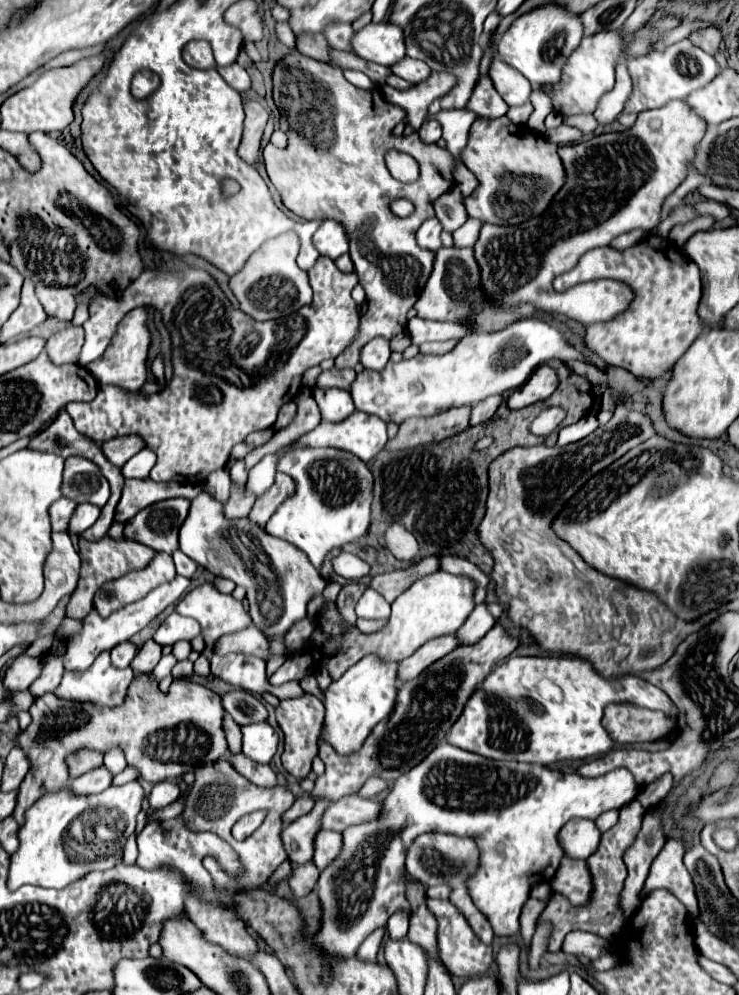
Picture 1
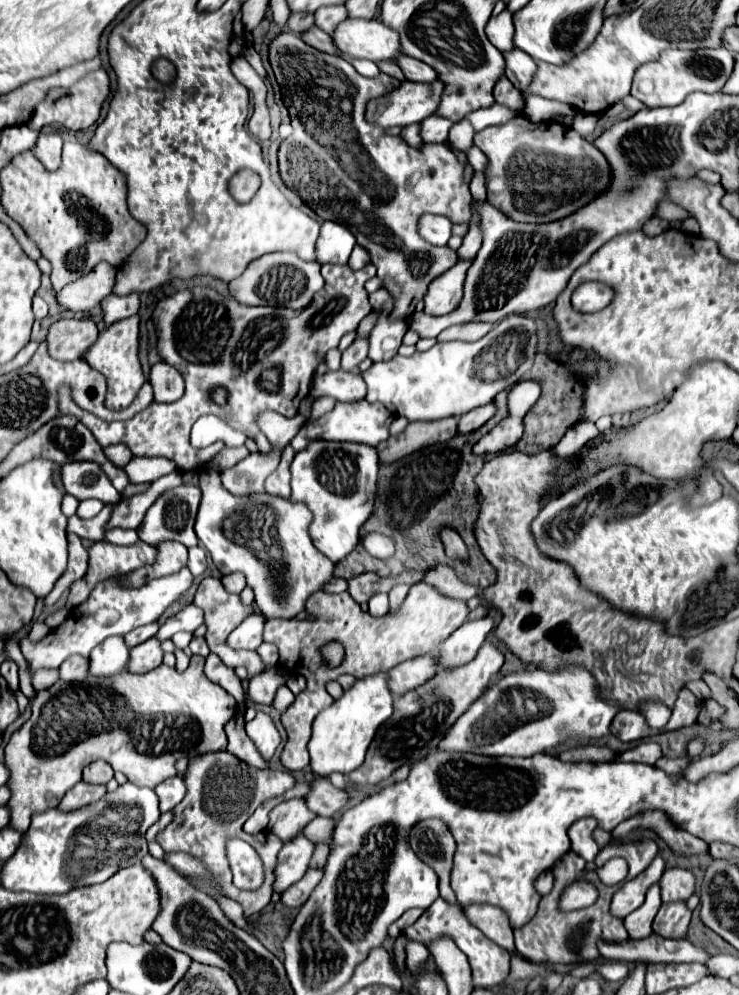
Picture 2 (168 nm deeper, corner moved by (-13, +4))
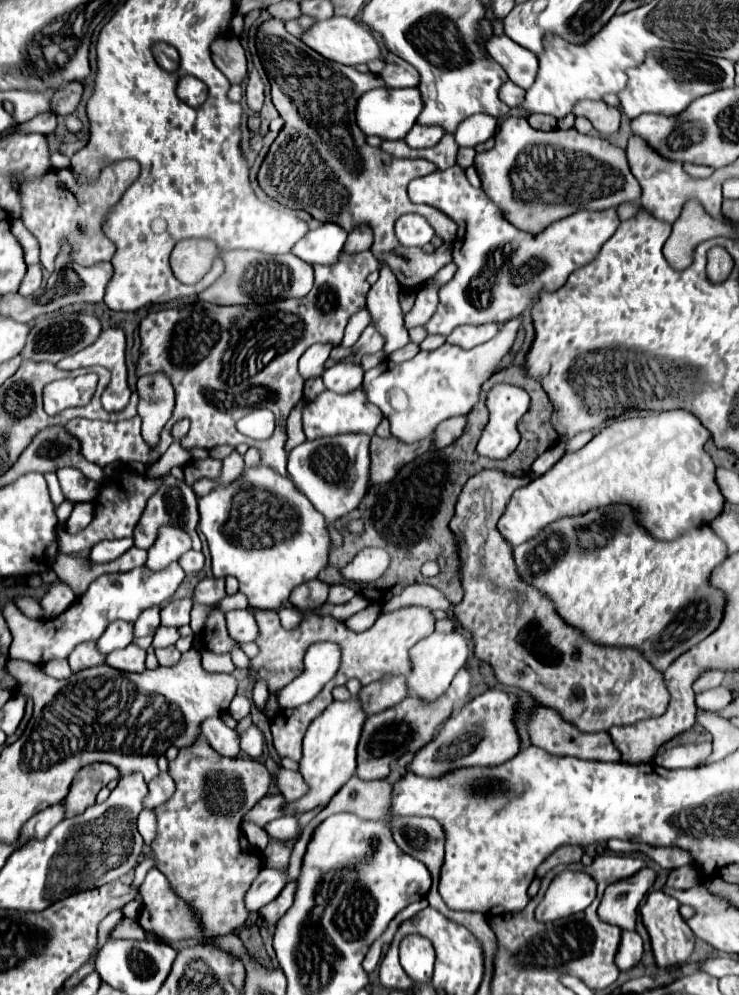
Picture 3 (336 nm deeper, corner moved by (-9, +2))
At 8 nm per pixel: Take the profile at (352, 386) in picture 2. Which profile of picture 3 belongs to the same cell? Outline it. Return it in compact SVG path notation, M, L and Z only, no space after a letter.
M336 363L334 367L326 369L322 379L326 389L334 393L350 393L362 385L362 367L354 363Z

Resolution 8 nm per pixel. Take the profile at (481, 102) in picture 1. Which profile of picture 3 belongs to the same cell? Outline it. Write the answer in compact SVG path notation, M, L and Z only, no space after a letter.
M506 81L506 83L502 85L502 89L500 89L500 99L502 99L510 109L514 109L514 107L518 107L518 105L522 103L524 93L526 93L526 91L522 91L518 85L514 85L512 81Z

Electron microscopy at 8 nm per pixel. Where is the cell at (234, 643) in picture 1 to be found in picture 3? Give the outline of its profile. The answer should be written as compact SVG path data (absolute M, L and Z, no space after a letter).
M248 609L226 613L226 621L228 621L228 633L234 641L238 641L238 643L256 641L258 625L254 621L254 615Z

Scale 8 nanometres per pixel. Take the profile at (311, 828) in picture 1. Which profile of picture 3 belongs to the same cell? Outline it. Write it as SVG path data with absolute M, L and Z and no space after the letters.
M264 867L262 873L256 877L256 881L252 883L252 887L246 893L246 907L250 911L260 911L266 903L274 901L278 897L278 893L284 889L284 885L288 883L288 871L280 871L280 869L272 869L272 867Z

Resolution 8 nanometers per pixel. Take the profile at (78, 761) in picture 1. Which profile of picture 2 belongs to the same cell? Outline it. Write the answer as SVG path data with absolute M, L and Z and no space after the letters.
M94 761L86 767L84 771L84 781L86 783L96 783L96 785L106 785L114 777L112 767L106 765L104 761Z

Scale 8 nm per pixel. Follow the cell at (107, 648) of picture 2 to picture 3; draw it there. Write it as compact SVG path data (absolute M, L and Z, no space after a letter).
M114 621L104 635L96 641L98 651L106 657L108 653L116 651L116 649L124 649L126 645L132 643L132 623L126 621Z

